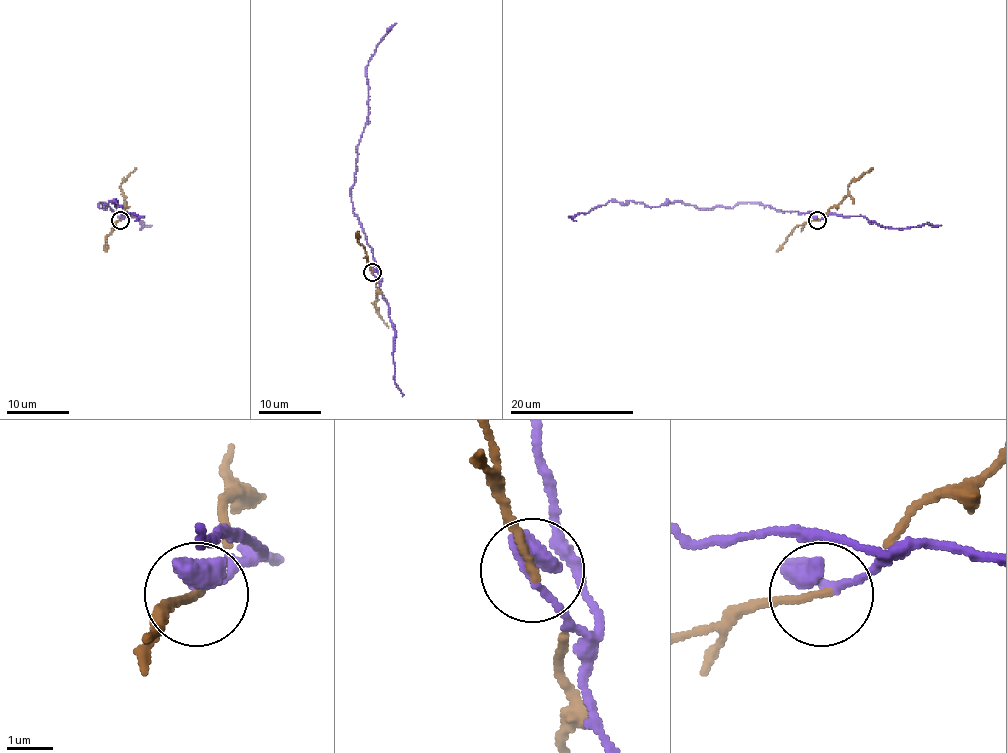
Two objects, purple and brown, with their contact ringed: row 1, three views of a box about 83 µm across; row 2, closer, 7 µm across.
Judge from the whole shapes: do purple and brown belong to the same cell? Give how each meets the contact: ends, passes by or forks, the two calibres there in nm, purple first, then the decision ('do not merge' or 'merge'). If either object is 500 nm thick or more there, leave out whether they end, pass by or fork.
purple ends there; brown ends there; 480 nm thick on the purple side, 160 nm on the other; do not merge

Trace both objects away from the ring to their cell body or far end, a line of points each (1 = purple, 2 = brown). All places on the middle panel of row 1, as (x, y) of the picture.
1: (373, 273), (380, 278), (352, 211), (351, 191), (368, 113), (368, 63), (380, 39), (396, 23)
2: (373, 272), (377, 296), (373, 304), (388, 328)

